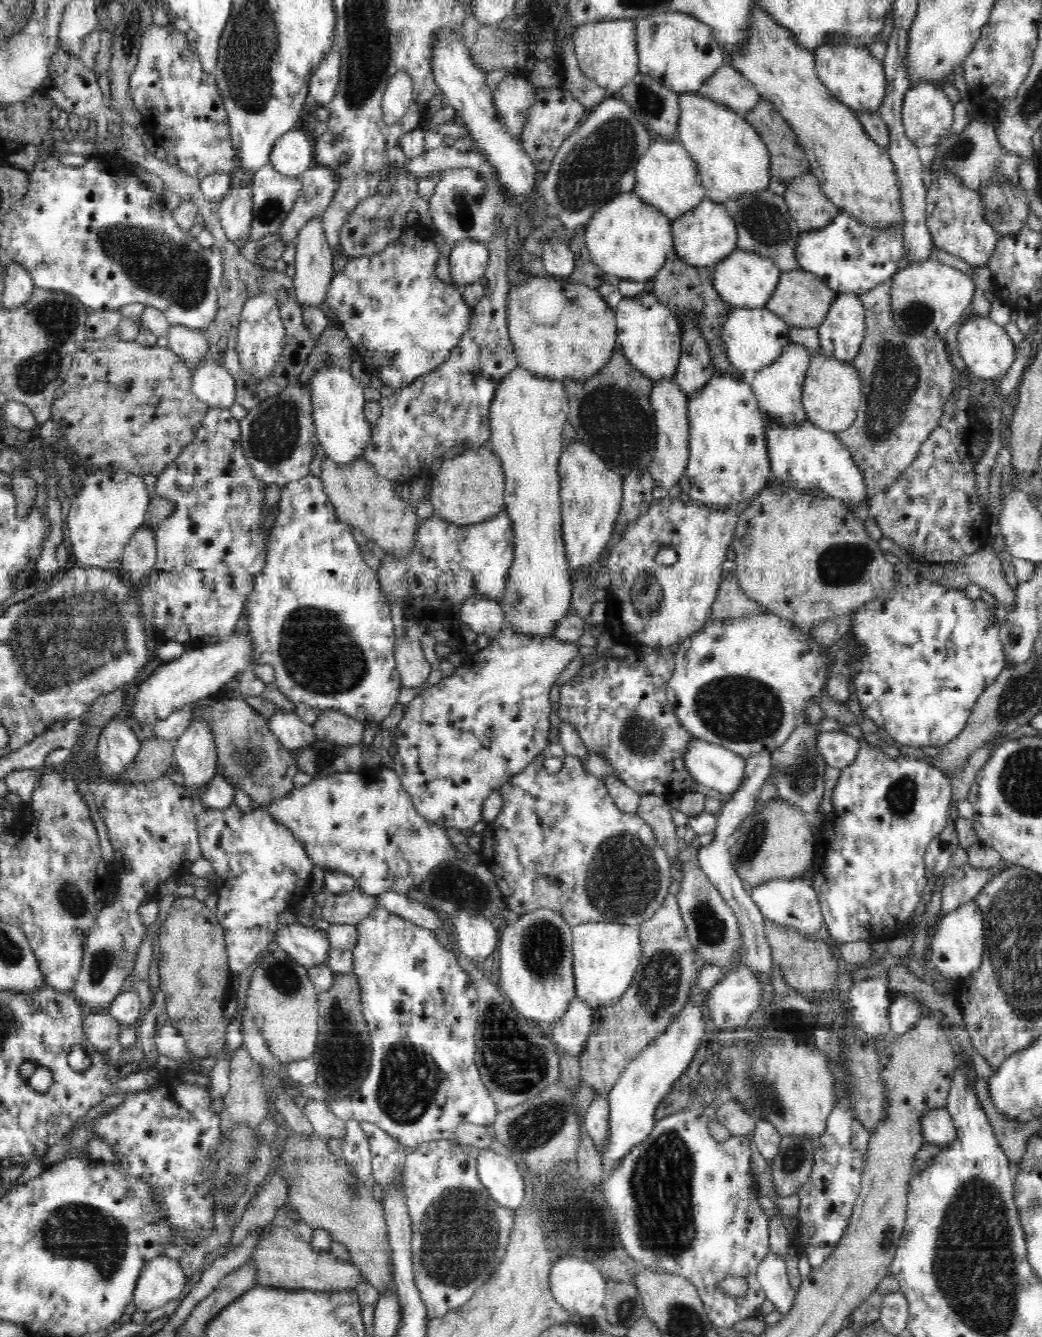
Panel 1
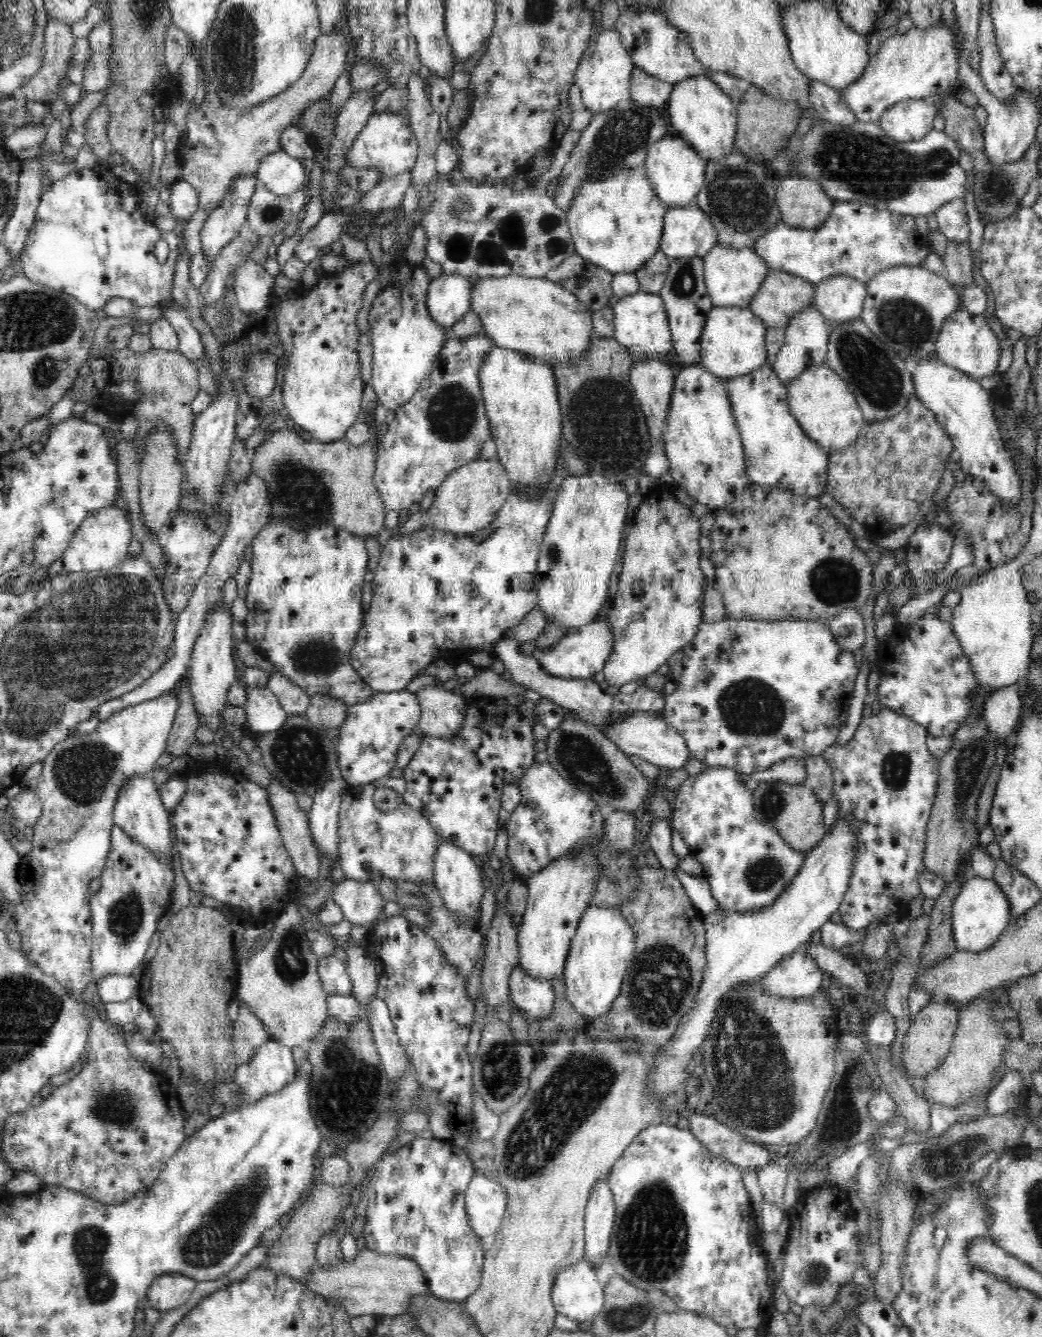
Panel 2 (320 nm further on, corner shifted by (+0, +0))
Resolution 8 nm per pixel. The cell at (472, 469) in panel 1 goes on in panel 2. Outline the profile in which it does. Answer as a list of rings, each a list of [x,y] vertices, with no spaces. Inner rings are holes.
[[[498,456],[488,460],[478,459],[468,462],[466,466],[460,466],[448,474],[444,482],[436,489],[435,499],[430,509],[424,513],[418,511],[410,515],[406,522],[391,531],[398,535],[410,534],[430,525],[438,530],[462,535],[475,533],[488,526],[496,518],[511,492],[511,485],[506,468],[500,463]]]

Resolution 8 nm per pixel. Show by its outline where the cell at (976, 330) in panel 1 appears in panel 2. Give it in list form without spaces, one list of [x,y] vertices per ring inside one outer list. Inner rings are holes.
[[[964,310],[952,314],[940,328],[935,346],[935,357],[968,376],[980,380],[984,376],[997,373],[996,368],[1001,355],[1000,343],[982,315],[974,315]]]

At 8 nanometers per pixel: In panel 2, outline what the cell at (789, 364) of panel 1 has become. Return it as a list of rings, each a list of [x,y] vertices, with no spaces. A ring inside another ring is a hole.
[[[812,304],[806,309],[802,309],[800,314],[792,318],[786,327],[785,337],[781,344],[781,350],[776,356],[776,361],[771,368],[776,375],[787,386],[790,381],[794,381],[806,369],[825,363],[828,354],[828,341],[831,327],[819,312],[819,309]]]

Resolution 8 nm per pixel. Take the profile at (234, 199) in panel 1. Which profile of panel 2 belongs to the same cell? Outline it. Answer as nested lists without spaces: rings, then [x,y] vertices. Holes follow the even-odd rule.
[[[251,259],[242,262],[234,272],[233,288],[238,310],[244,315],[261,312],[269,304],[274,289],[274,278]]]

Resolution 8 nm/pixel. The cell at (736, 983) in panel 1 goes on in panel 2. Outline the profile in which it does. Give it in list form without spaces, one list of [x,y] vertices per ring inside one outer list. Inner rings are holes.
[[[803,950],[790,953],[762,979],[768,994],[788,998],[812,997],[822,986],[824,971]]]

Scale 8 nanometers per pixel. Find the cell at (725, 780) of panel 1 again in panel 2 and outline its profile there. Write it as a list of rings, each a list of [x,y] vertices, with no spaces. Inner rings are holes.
[[[630,713],[627,717],[615,720],[604,733],[606,738],[628,757],[637,756],[642,760],[647,760],[664,773],[684,768],[691,757],[684,737],[661,715]]]

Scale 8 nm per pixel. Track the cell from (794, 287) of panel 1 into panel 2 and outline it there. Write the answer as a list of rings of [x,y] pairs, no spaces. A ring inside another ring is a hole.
[[[768,271],[749,308],[768,328],[790,324],[802,309],[815,304],[813,283],[784,271]]]

